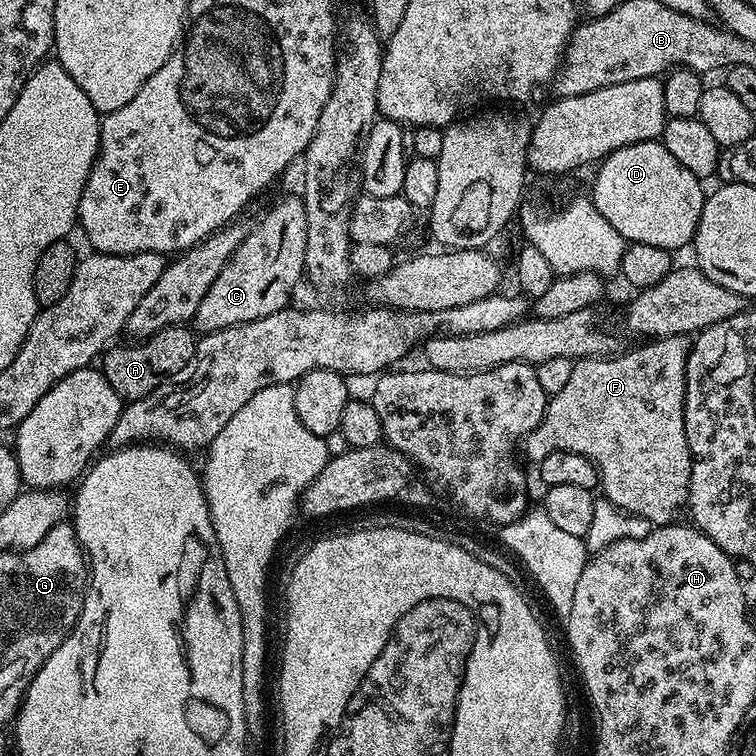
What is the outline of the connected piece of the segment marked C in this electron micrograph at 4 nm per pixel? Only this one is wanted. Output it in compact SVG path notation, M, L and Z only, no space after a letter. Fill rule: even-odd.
M299 195L280 200L254 227L248 237L234 250L234 254L222 266L214 286L206 290L202 306L196 311L195 327L201 333L217 332L230 326L254 322L266 318L278 310L289 307L296 279L305 275L306 258L306 210Z

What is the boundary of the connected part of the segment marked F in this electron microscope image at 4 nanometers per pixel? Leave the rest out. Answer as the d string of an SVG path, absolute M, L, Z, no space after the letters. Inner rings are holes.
M666 336L641 344L644 344L641 348L636 348L633 352L626 353L625 356L616 356L617 354L609 355L607 358L590 356L575 361L570 370L570 378L566 381L565 388L558 390L558 394L550 397L542 422L529 436L524 437L522 452L525 452L532 459L532 462L538 462L542 458L546 458L546 454L554 454L555 452L573 452L574 454L582 454L586 458L590 458L590 462L596 464L596 469L600 475L598 488L599 491L604 491L601 492L603 499L609 500L611 504L618 506L624 512L646 518L653 526L663 526L673 523L679 517L676 515L682 512L682 509L688 503L692 459L690 458L690 446L686 442L684 395L686 394L686 362L692 349L692 340L686 336Z

